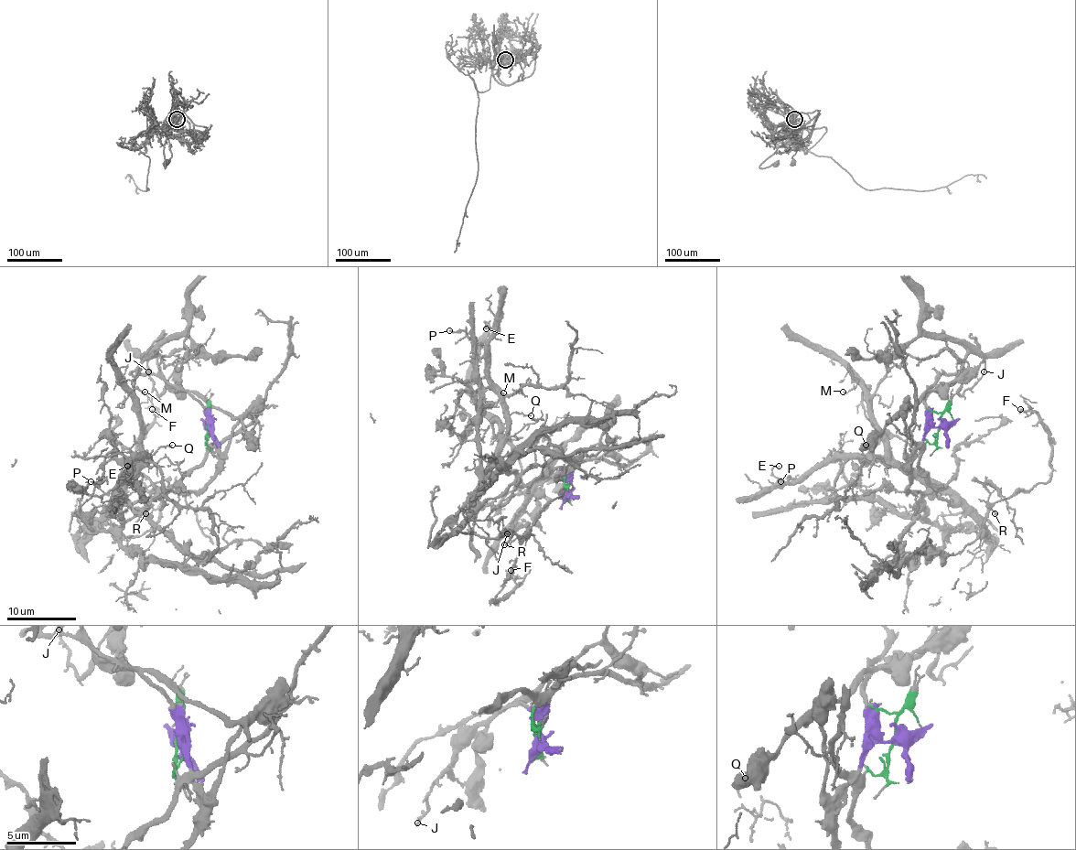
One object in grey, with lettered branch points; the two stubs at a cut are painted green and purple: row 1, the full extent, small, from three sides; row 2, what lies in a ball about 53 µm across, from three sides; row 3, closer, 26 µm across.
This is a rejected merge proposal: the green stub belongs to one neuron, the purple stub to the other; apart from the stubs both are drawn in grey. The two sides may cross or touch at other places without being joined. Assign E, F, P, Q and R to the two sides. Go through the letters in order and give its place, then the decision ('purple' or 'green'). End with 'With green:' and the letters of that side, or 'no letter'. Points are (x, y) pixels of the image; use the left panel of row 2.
E: (127, 466) | green
F: (152, 409) | green
P: (91, 481) | green
Q: (172, 445) | green
R: (145, 513) | green
With green: E, F, P, Q, R

